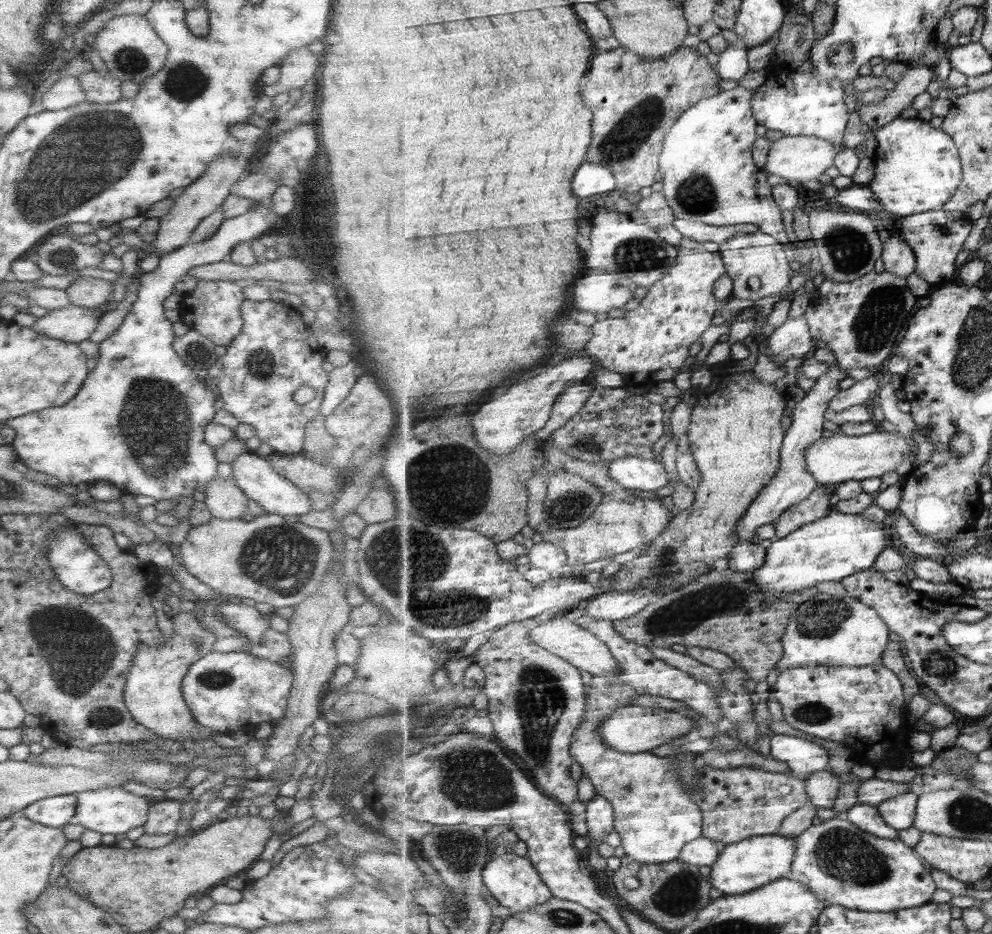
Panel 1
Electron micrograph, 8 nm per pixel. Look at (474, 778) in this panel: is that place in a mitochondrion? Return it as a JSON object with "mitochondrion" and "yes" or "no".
{"mitochondrion":"yes"}

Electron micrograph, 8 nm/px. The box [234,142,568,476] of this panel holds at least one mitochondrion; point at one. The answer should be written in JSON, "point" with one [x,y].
{"point":[261,364]}

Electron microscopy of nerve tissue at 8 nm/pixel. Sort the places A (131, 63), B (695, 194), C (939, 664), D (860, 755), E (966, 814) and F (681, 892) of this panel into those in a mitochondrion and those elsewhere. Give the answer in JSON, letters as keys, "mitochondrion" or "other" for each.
{"A":"mitochondrion","B":"mitochondrion","C":"mitochondrion","D":"other","E":"mitochondrion","F":"mitochondrion"}

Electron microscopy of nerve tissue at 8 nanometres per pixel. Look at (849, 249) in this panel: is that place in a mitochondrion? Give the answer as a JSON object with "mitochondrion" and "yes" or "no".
{"mitochondrion":"yes"}

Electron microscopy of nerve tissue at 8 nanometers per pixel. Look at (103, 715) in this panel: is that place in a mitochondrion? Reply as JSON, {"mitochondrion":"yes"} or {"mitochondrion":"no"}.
{"mitochondrion":"yes"}

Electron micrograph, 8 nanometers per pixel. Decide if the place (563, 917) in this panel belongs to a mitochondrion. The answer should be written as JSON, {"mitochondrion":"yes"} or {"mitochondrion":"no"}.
{"mitochondrion":"yes"}

